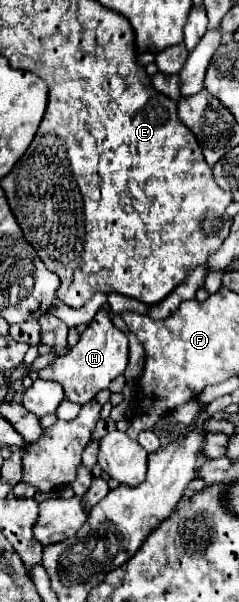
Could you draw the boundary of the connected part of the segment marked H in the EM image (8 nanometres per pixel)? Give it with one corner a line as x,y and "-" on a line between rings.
99,311
89,327
81,333
75,347
71,347
65,355
57,357
53,363
49,363
45,369
39,371
41,379
57,381
65,389
65,397
69,401
75,401
79,405
89,403
101,389
107,389
109,383
119,377
127,367
127,335
119,331
113,323
107,311

